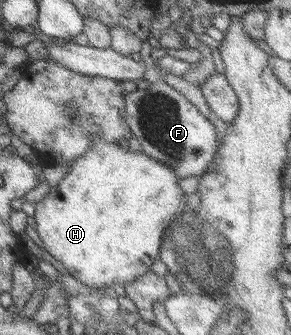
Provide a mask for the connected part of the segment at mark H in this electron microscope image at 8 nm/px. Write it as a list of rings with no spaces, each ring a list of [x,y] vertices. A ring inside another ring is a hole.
[[[90,135],[92,146],[75,161],[71,163],[71,171],[69,171],[60,181],[57,186],[52,187],[42,200],[35,203],[35,229],[43,243],[43,249],[59,261],[61,265],[69,272],[70,276],[79,280],[86,286],[87,290],[104,290],[111,288],[113,284],[118,283],[121,286],[131,284],[133,281],[143,276],[152,263],[158,259],[161,243],[163,243],[163,234],[169,222],[172,222],[176,215],[184,210],[186,201],[186,193],[179,187],[179,177],[173,169],[167,167],[164,163],[159,163],[155,159],[151,159],[143,152],[131,152],[124,150],[117,143],[107,143],[102,141],[98,135]]]

